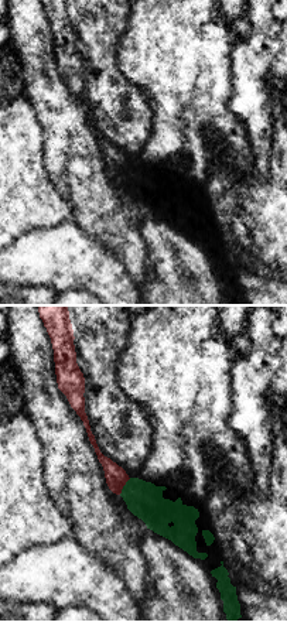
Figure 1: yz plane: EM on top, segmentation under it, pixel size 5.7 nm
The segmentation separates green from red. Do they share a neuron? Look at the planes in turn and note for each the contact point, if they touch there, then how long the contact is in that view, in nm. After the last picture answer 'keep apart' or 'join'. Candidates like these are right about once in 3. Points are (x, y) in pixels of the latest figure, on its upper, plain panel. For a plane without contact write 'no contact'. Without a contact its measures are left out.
contact (123, 170); length 120 nm

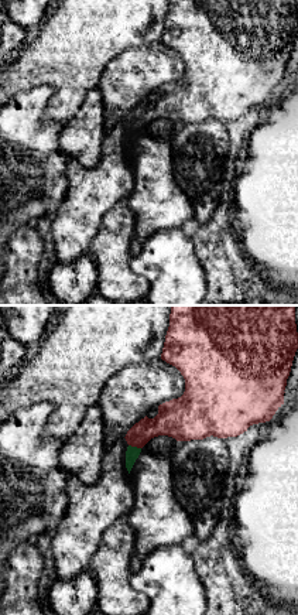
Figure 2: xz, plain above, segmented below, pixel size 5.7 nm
contact (134, 130); length 80 nm

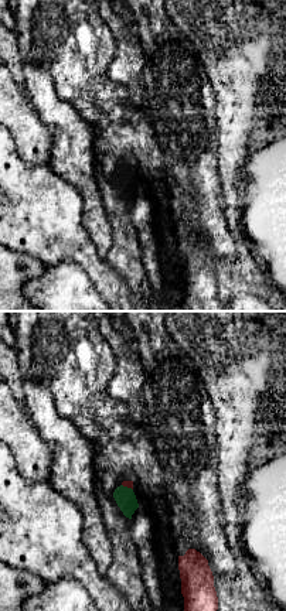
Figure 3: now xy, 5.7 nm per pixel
contact (126, 170); length 70 nm

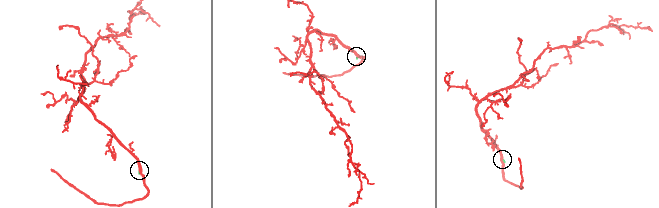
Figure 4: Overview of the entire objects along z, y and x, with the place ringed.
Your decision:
join

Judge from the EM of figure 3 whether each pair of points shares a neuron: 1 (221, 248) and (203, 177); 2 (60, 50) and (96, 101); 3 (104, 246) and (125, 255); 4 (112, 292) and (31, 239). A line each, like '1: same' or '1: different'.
1: same
2: same
3: different
4: same

